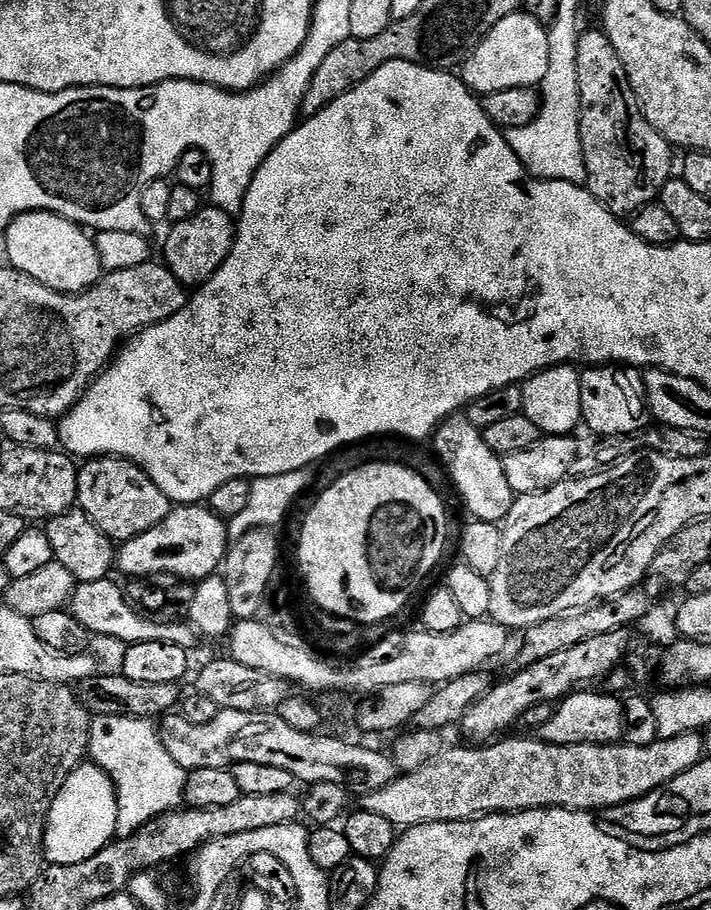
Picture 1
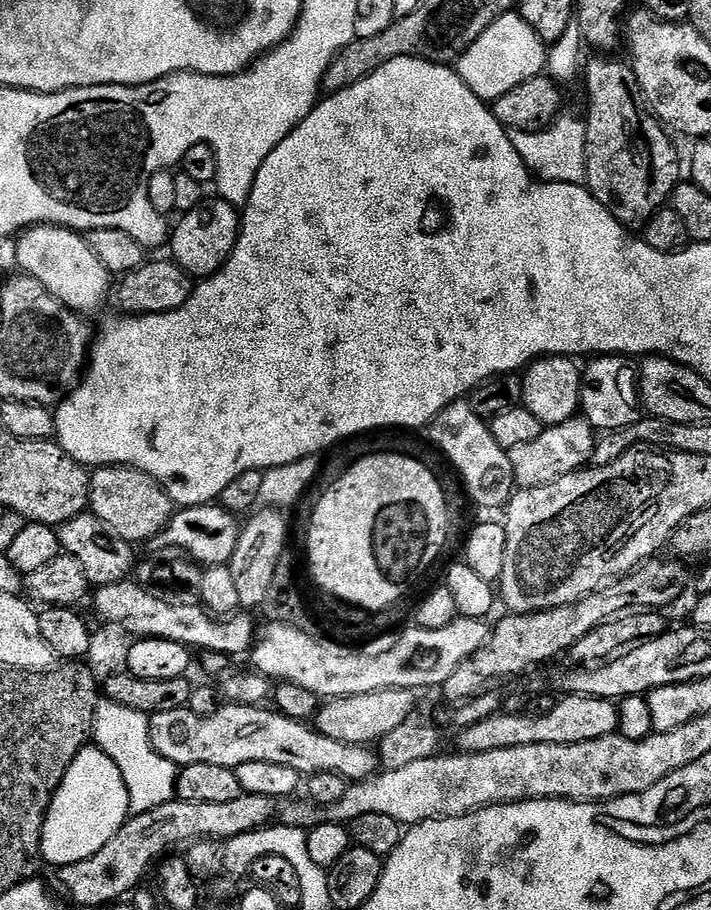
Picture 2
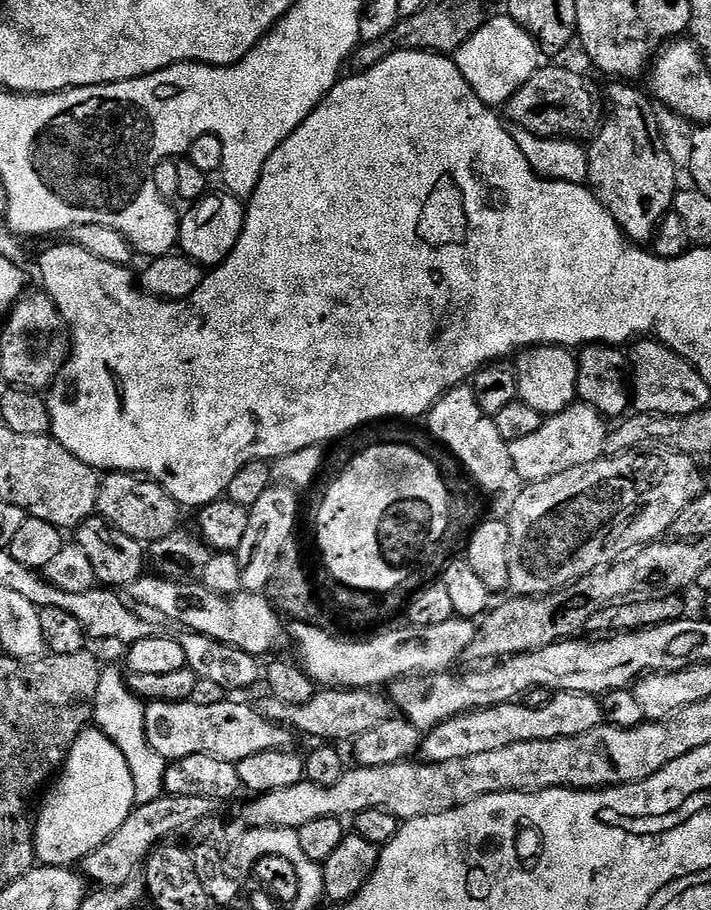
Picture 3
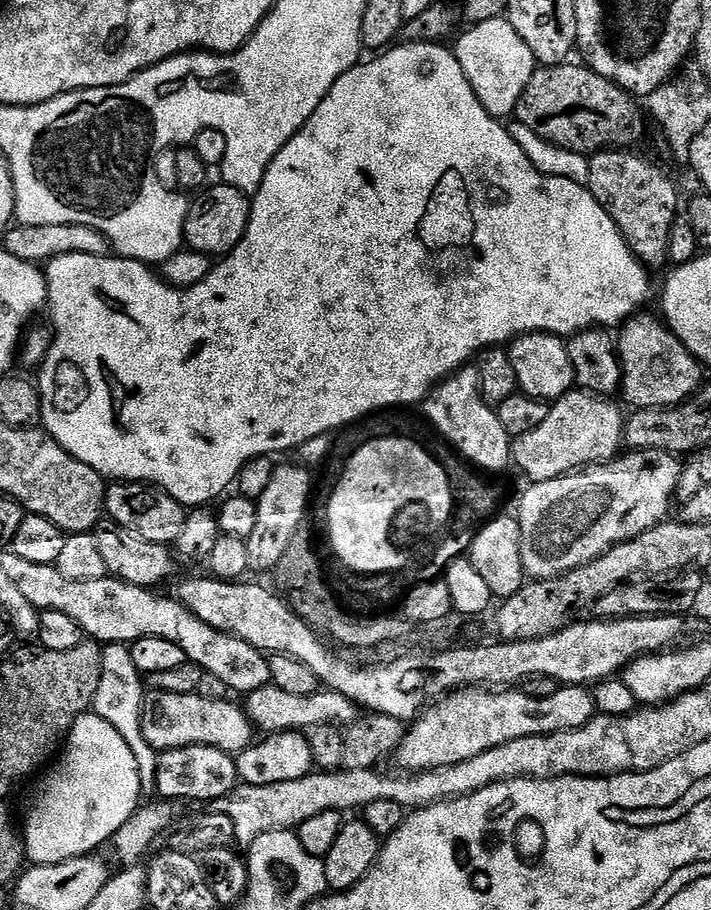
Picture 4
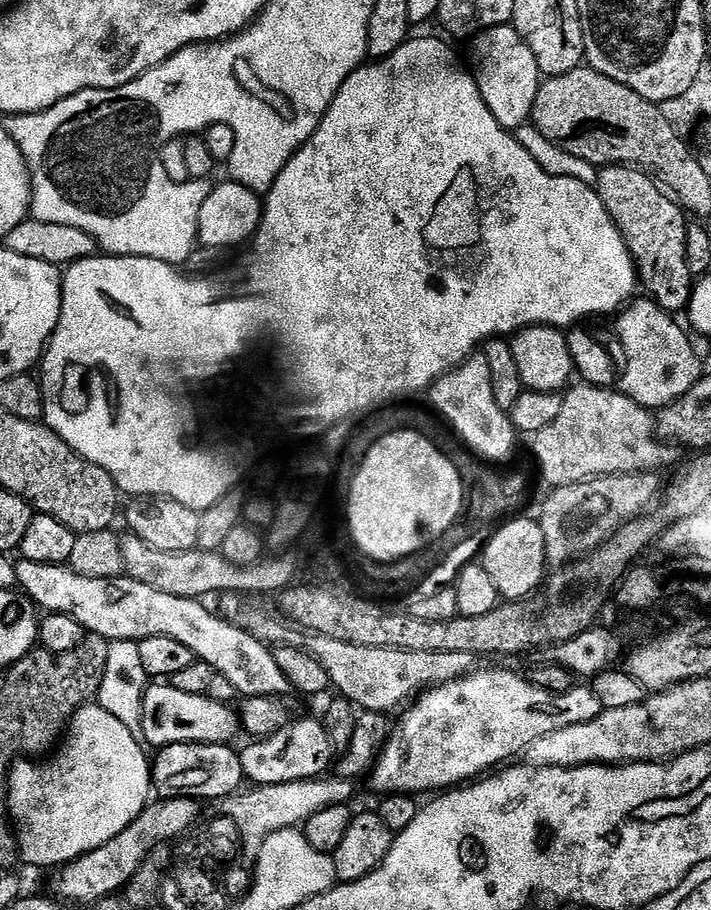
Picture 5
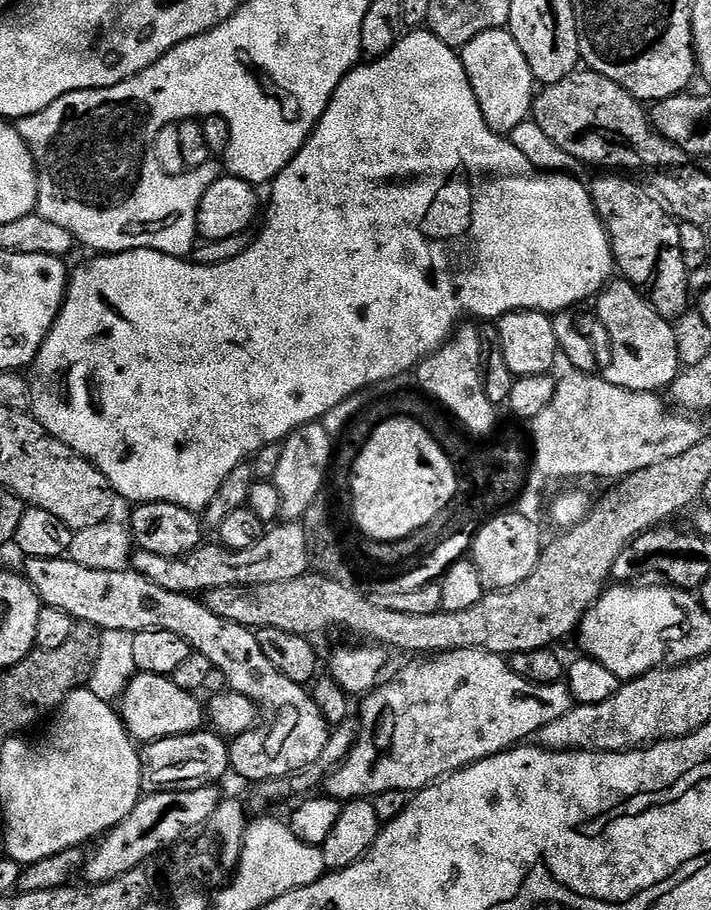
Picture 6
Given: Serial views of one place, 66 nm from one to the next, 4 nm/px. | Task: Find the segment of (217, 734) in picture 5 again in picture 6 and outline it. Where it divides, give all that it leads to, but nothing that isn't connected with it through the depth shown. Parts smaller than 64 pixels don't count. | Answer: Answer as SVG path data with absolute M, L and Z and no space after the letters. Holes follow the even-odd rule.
M142 672L132 677L122 697L122 719L129 736L136 742L151 742L161 740L167 736L181 736L191 732L201 731L206 724L206 708L203 703L199 704L184 688L175 684L175 679L166 676L155 676L149 672Z

